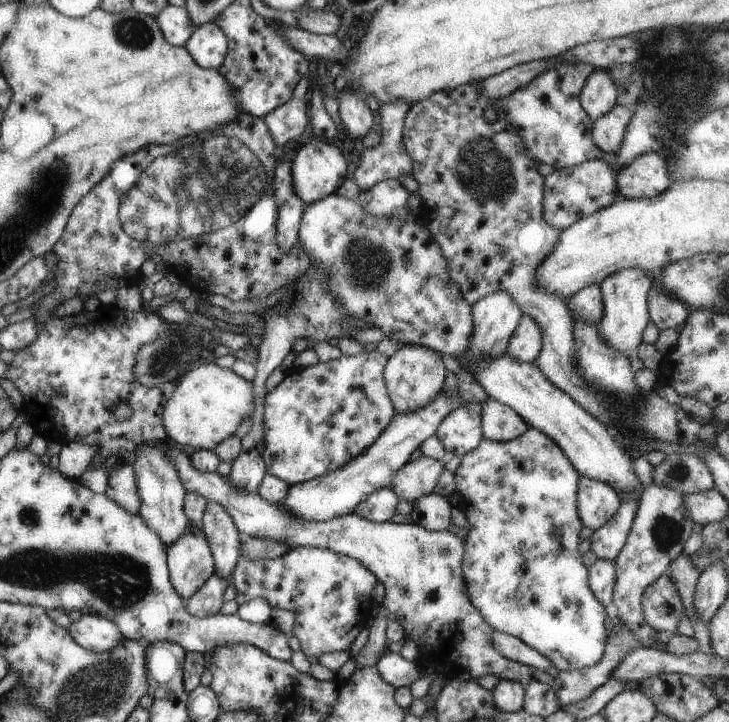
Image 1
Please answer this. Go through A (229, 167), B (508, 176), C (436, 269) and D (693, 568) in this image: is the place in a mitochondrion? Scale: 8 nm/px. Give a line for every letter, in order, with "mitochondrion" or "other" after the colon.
A: mitochondrion
B: mitochondrion
C: other
D: other

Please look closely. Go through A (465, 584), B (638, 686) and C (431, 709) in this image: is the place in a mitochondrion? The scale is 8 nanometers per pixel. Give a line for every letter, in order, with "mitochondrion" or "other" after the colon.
A: other
B: other
C: other

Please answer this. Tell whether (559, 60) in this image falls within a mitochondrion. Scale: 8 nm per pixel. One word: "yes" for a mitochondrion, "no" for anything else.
no

